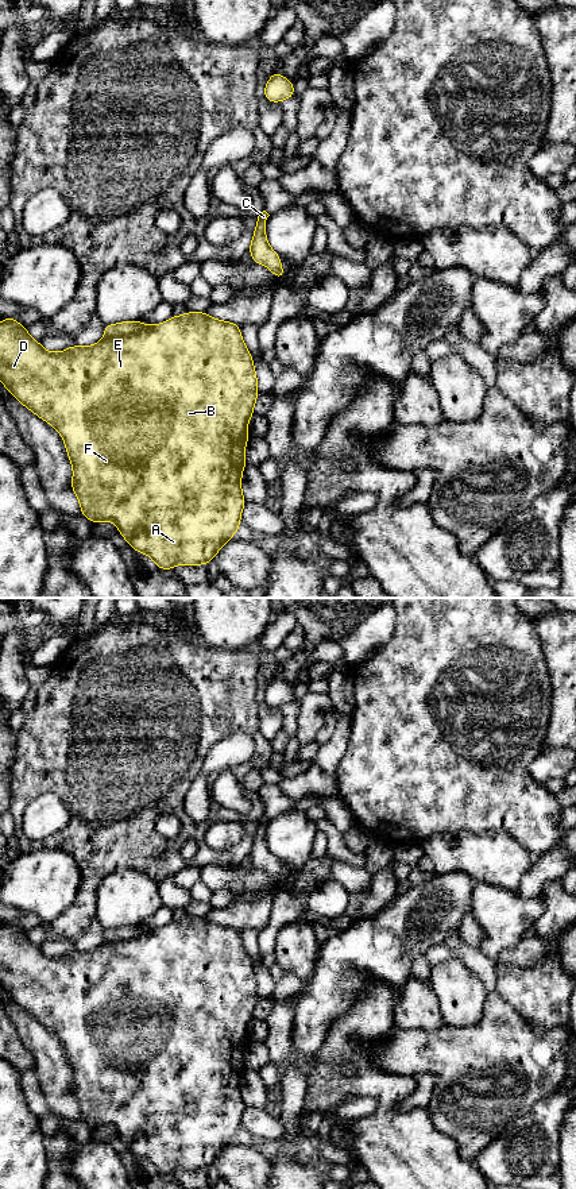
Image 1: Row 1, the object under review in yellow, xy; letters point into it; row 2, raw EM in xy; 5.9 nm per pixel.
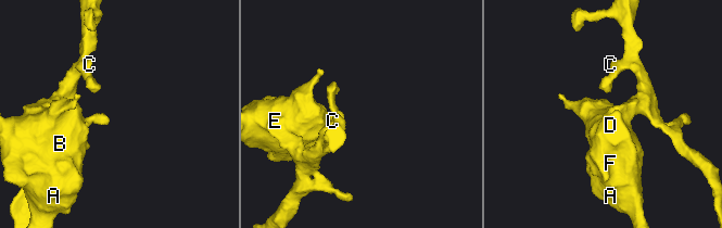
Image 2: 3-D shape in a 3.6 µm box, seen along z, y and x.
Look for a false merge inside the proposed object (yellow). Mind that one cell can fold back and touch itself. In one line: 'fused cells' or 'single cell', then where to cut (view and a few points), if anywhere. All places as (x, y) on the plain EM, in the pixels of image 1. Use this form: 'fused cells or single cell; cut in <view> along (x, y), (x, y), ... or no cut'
fused cells; cut in xy along (145, 930), (131, 938), (105, 942)

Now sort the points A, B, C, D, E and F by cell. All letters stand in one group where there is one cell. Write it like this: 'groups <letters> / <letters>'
groups A B D E F / C

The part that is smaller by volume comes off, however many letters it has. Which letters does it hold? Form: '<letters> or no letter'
C

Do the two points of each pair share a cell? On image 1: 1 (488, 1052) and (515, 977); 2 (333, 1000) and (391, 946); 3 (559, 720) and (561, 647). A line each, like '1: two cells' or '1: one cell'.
1: two cells
2: one cell
3: one cell

